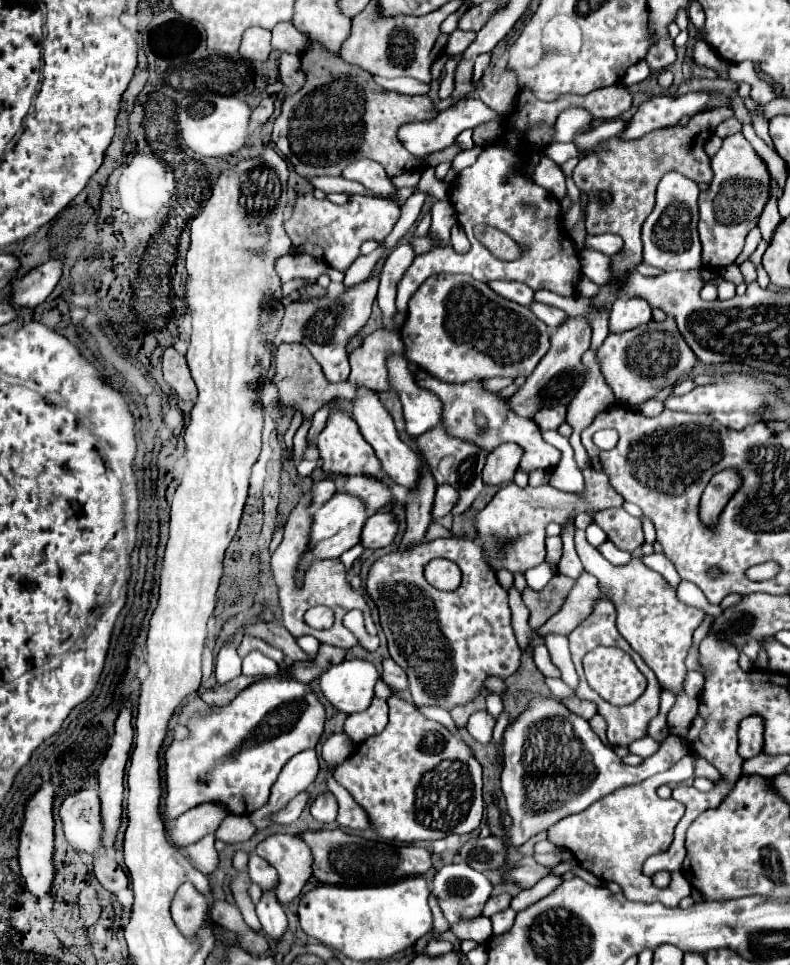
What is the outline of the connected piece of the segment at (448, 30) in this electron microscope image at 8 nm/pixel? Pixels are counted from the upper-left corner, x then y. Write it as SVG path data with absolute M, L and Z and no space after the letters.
M465 3L455 13L449 15L441 24L441 31L445 34L451 34L455 29L457 29L460 16L462 16L468 8L471 8L470 6L472 5Z

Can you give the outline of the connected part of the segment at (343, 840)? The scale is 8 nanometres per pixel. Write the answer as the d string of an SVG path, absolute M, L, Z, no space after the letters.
M304 830L298 834L308 848L312 850L314 864L312 876L320 884L338 884L338 886L370 886L370 884L392 884L400 878L424 874L432 862L430 852L416 846L400 846L392 842L376 840L372 844L366 838L352 836L344 830Z

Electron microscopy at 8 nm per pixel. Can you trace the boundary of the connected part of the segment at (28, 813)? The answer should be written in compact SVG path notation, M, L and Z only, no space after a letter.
M42 782L40 788L32 794L24 808L24 820L18 832L18 864L22 868L22 876L26 880L26 888L34 896L48 896L50 884L54 878L52 866L52 846L54 846L54 818L52 818L52 800L54 786L52 782Z

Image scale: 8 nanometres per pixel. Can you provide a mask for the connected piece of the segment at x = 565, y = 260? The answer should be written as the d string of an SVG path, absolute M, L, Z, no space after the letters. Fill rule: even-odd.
M616 82L606 88L598 88L586 96L574 96L574 94L562 94L554 102L542 102L534 96L534 92L528 86L518 88L518 98L516 106L510 112L510 116L504 122L504 146L502 144L490 144L484 146L480 152L478 160L462 170L458 178L454 180L452 186L452 196L450 202L456 210L458 222L468 234L468 240L472 244L468 254L456 254L456 252L426 252L422 256L416 256L412 266L406 270L402 282L398 284L398 298L396 298L396 308L406 310L410 296L416 292L416 288L430 278L432 274L440 272L450 272L450 274L470 274L480 282L490 282L490 280L510 280L524 282L532 290L546 288L552 290L560 296L574 296L578 280L582 276L580 270L580 260L574 242L570 240L570 234L562 226L562 216L560 216L560 204L558 200L538 184L526 178L522 172L524 166L524 154L526 154L526 144L524 140L528 138L530 130L540 128L540 126L552 126L556 118L560 116L562 110L566 108L584 108L592 114L594 120L612 120L622 116L626 110L632 106L632 94L622 82ZM486 224L494 226L502 232L506 232L512 240L516 240L520 246L526 248L526 252L514 260L514 262L504 262L498 260L484 244L480 244L474 236L474 226Z

